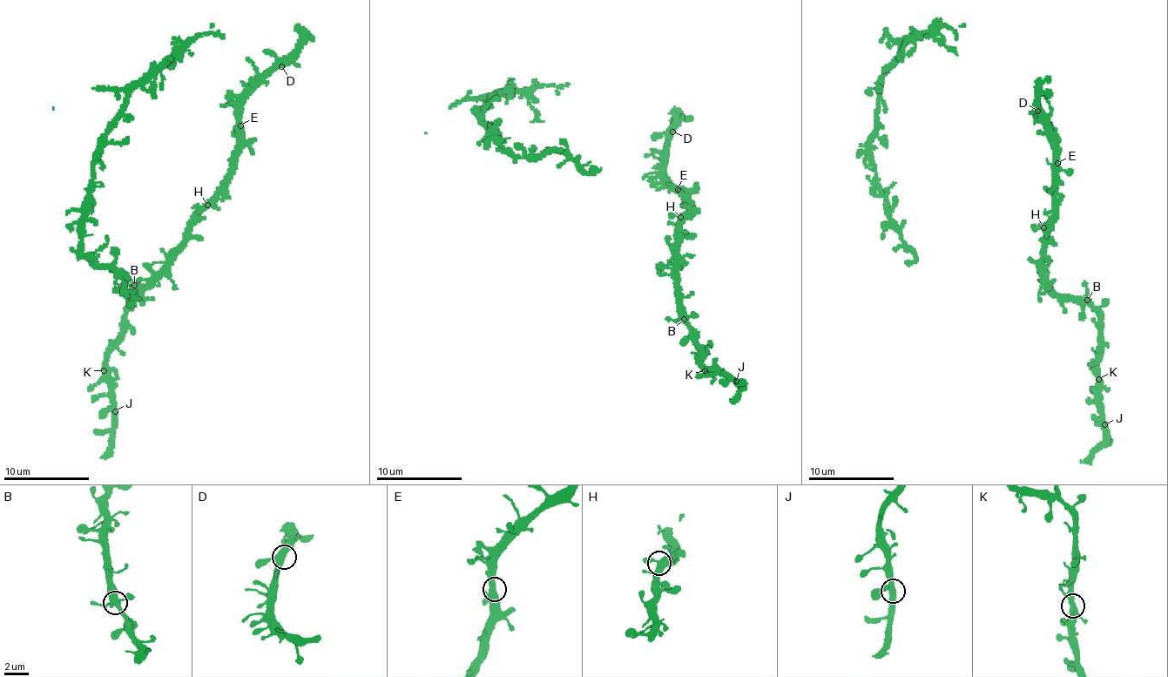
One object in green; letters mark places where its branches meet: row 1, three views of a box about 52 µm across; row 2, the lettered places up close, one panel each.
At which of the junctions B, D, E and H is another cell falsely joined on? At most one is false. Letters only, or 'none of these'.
none of these

